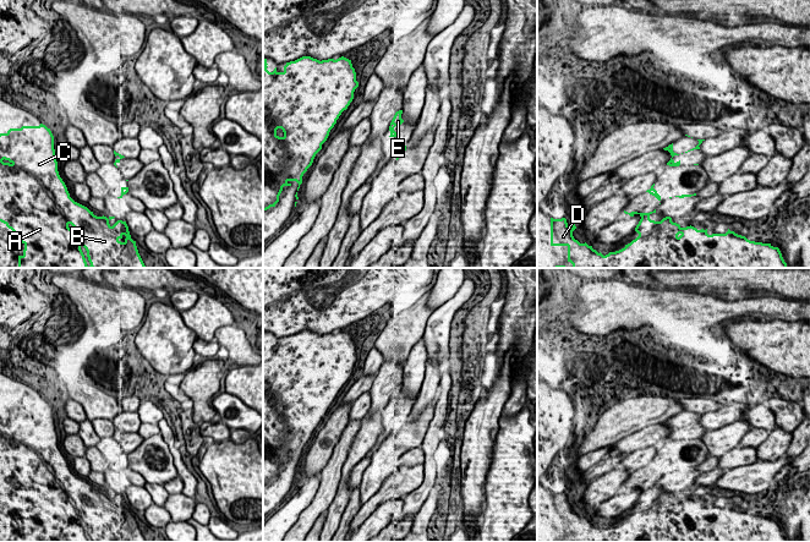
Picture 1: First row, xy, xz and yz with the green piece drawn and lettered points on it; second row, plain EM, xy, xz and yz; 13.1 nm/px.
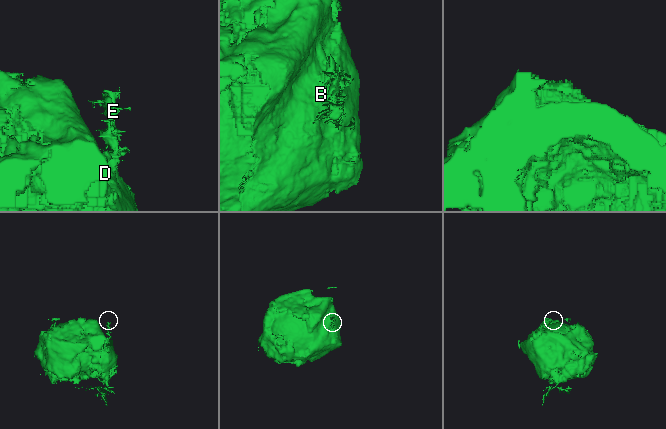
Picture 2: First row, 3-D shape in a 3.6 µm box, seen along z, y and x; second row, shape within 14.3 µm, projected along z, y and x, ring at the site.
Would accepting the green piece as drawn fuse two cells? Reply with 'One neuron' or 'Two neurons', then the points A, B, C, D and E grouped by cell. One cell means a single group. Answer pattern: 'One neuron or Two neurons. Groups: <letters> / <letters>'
One neuron. Groups: A B C D E

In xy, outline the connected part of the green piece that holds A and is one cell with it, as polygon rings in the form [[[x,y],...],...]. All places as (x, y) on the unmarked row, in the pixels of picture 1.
[[[45,399],[22,400],[10,403],[6,407],[0,407],[0,496],[17,508],[24,519],[23,529],[18,530],[18,542],[146,542],[136,515],[131,513],[126,496],[117,494],[113,500],[109,498],[115,491],[97,491],[87,481],[75,476],[58,445],[58,436],[54,423],[54,410]]]

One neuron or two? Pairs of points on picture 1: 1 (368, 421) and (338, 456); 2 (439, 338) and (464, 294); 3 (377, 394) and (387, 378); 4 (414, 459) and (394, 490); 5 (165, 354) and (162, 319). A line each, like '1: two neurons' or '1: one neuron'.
1: two neurons
2: one neuron
3: one neuron
4: one neuron
5: one neuron

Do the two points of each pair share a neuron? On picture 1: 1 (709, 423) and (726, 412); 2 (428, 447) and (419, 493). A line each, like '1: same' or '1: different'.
1: same
2: same

